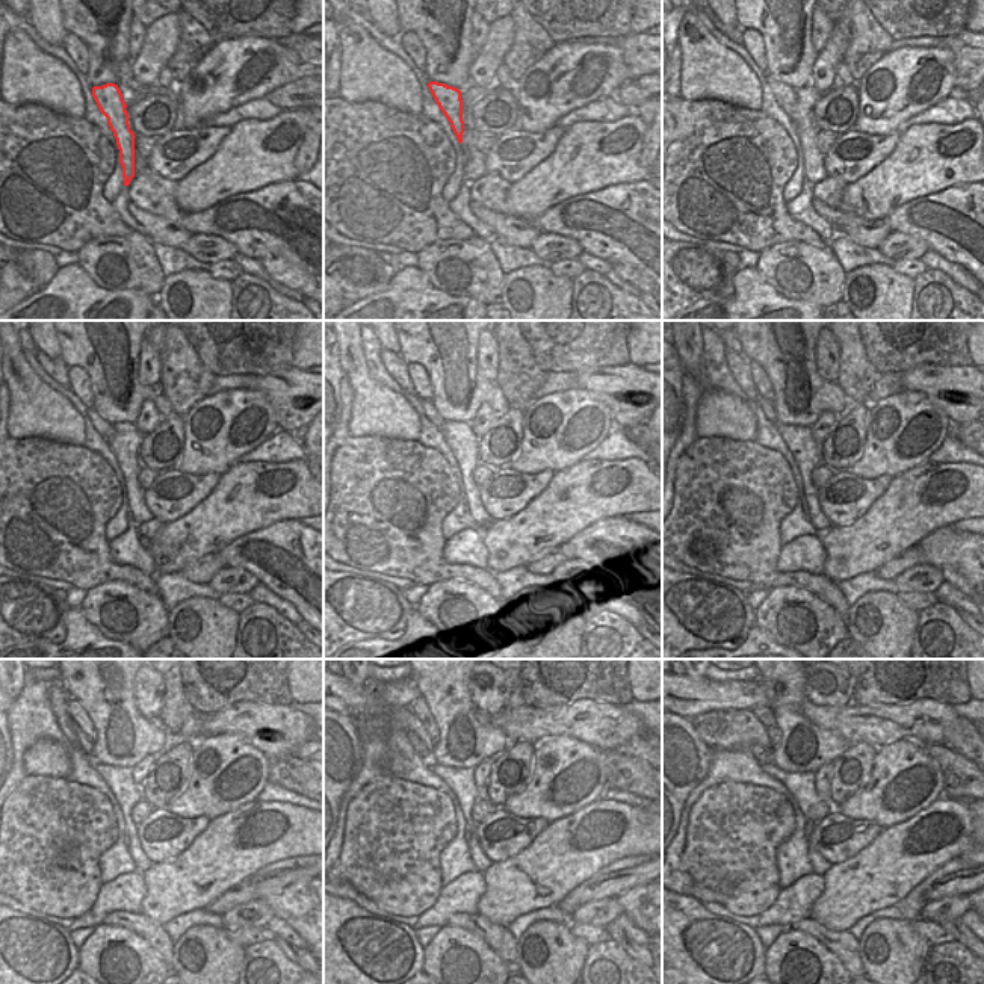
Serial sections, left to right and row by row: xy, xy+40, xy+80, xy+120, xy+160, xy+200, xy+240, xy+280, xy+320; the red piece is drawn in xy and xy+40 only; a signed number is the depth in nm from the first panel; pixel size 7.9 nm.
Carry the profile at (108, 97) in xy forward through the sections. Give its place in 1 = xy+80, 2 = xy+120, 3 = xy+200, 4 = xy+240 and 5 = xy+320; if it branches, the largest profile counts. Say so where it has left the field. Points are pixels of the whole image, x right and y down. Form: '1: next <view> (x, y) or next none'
1: next xy+80 (785, 95)
2: next xy+120 (102, 427)
3: next xy+200 (767, 407)
4: next xy+240 (86, 745)
5: next xy+320 (721, 730)

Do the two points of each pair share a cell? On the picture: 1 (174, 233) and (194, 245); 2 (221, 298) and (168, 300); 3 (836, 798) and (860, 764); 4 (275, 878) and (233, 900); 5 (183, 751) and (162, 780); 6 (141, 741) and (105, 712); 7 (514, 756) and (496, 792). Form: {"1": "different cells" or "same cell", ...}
{"1": "different cells", "2": "same cell", "3": "same cell", "4": "same cell", "5": "same cell", "6": "same cell", "7": "same cell"}

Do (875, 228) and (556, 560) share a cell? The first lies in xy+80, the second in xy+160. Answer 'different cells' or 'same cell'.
same cell

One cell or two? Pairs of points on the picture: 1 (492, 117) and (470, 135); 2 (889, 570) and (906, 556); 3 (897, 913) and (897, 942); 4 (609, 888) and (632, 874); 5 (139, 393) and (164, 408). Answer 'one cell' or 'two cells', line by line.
1: two cells
2: one cell
3: two cells
4: one cell
5: one cell

